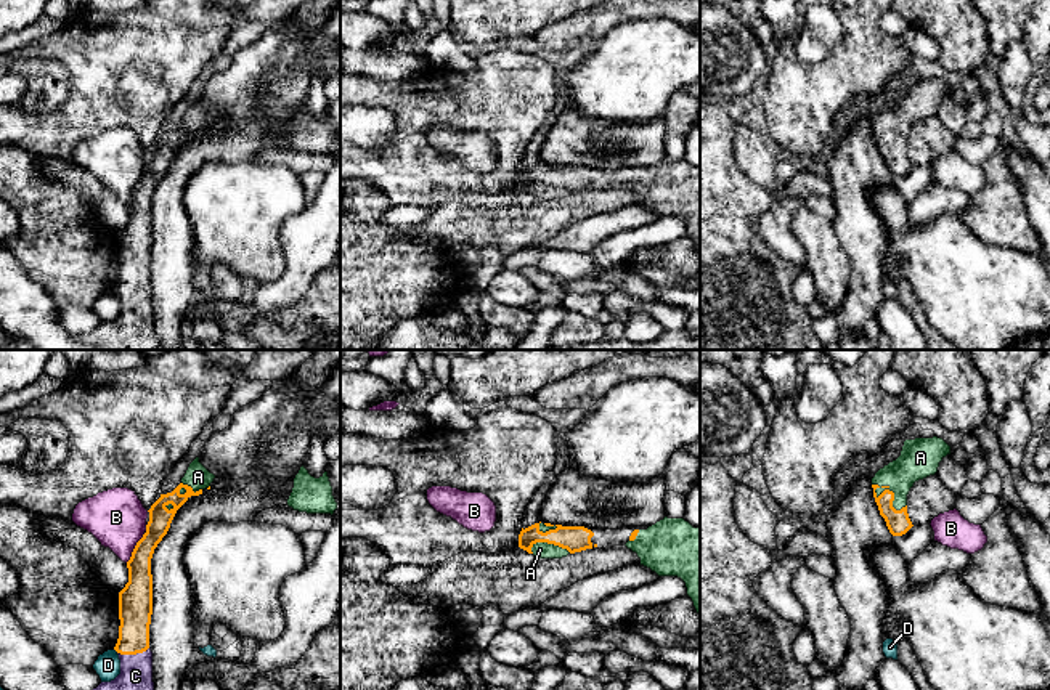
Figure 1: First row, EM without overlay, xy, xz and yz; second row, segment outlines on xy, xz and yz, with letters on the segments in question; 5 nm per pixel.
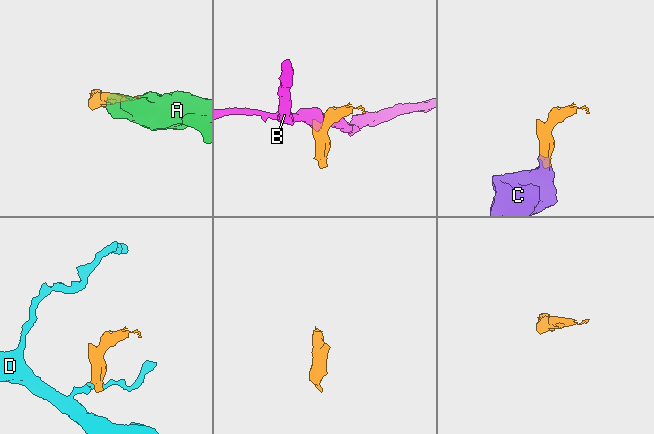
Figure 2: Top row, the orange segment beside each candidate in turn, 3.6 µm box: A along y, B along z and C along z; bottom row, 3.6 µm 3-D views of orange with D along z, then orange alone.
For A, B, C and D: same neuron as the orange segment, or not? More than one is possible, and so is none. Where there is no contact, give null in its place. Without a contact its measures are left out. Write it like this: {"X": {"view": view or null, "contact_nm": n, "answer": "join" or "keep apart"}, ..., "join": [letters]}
{"A": {"view": "yz", "contact_nm": 200, "answer": "join"}, "B": {"view": "xy", "contact_nm": 180, "answer": "keep apart"}, "C": {"view": "xy", "contact_nm": 160, "answer": "join"}, "D": {"view": "xy", "contact_nm": 30, "answer": "keep apart"}, "join": ["A", "C"]}

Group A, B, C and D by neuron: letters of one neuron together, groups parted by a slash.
A C / B / D

